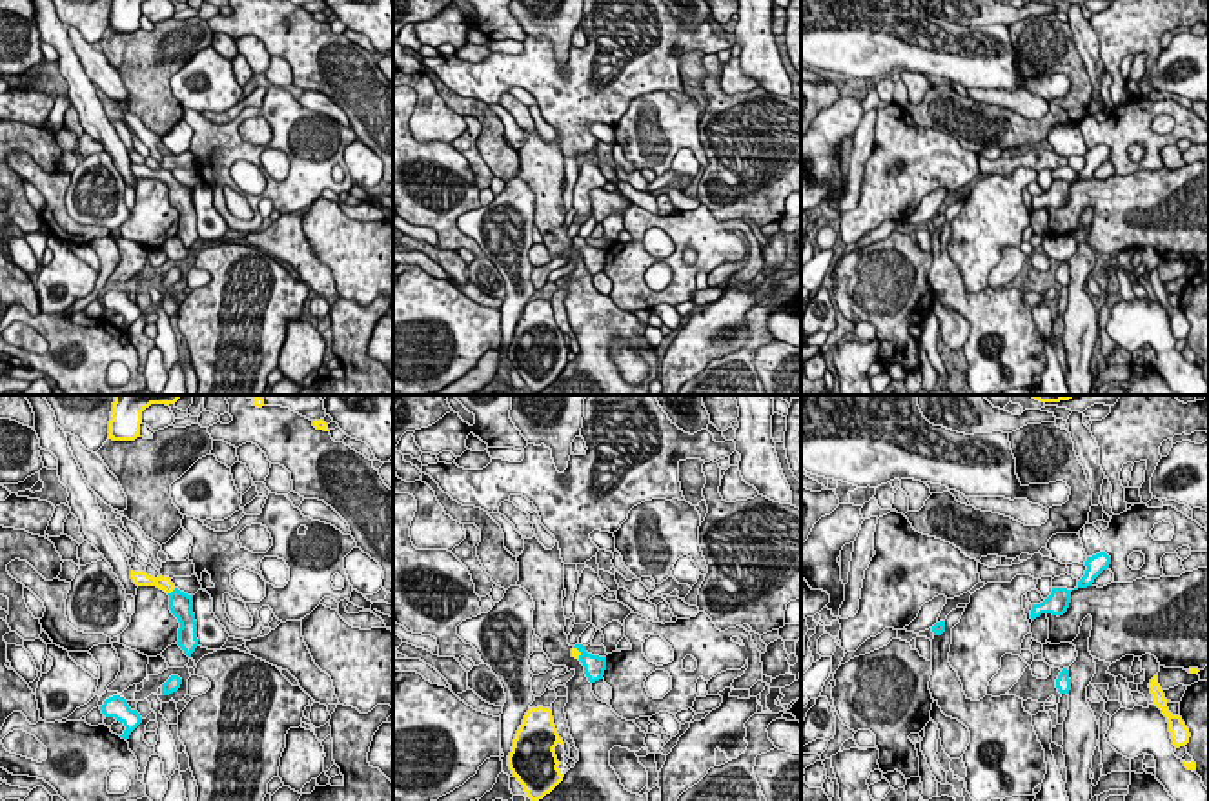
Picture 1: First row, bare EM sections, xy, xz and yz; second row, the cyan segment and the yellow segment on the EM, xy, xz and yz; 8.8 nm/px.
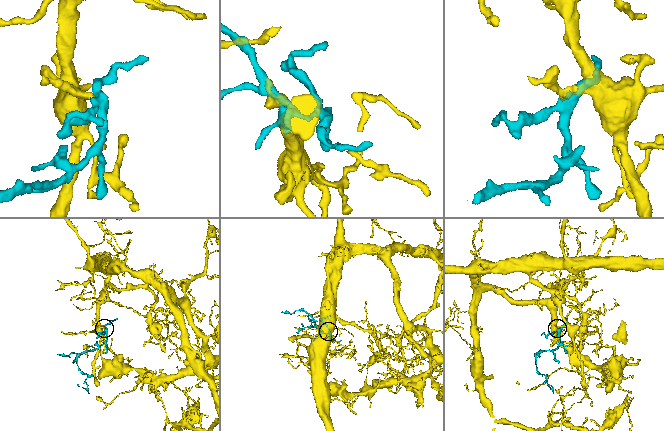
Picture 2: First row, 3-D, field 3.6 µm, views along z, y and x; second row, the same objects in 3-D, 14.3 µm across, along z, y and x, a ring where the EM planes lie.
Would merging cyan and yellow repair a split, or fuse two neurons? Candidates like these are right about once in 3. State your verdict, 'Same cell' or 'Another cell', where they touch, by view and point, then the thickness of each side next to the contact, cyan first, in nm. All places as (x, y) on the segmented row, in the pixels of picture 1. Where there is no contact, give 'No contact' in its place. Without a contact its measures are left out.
Same cell. Touches cyan at xy (173, 590). Thickness 220 nm (cyan) against 130 nm

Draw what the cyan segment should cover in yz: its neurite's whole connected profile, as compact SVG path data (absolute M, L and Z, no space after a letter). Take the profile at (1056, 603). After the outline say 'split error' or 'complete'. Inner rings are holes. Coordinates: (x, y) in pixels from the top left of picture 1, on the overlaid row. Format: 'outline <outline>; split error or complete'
outline M1052 588L1051 595L1043 603L1032 604L1031 619L1034 621L1041 613L1063 615L1071 603L1071 592L1072 590L1067 588Z; complete

